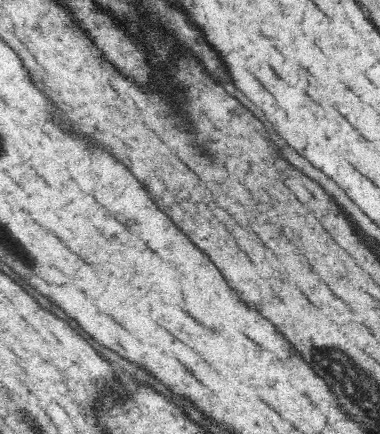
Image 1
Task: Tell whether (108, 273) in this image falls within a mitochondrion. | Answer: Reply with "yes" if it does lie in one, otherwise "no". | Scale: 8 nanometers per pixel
no

